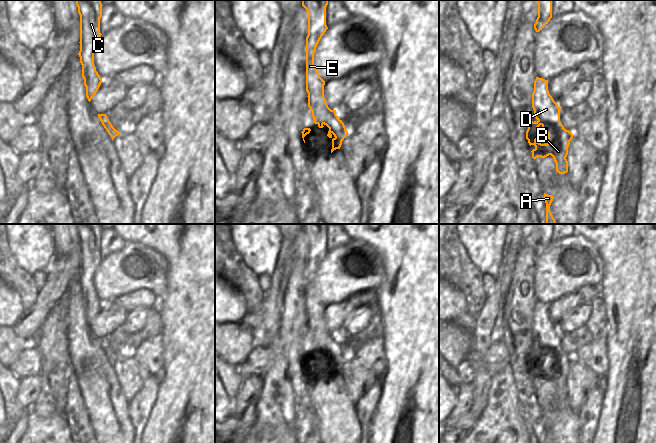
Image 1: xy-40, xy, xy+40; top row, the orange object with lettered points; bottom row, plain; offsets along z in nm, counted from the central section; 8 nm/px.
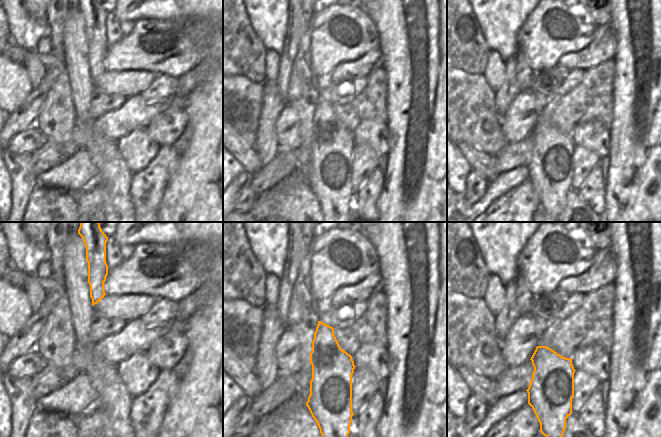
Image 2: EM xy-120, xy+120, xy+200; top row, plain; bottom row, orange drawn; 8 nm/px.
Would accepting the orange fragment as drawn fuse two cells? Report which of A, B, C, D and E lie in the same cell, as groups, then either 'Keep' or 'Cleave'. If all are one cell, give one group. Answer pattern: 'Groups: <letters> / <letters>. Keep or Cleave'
Groups: A B C D E. Keep.

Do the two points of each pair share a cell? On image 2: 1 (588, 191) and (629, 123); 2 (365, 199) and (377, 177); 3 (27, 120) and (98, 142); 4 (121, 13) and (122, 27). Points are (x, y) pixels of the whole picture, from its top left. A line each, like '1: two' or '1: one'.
1: two
2: one
3: two
4: two

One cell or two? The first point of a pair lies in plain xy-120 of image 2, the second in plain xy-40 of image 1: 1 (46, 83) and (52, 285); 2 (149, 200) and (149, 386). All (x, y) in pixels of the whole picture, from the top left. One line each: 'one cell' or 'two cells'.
1: one cell
2: one cell

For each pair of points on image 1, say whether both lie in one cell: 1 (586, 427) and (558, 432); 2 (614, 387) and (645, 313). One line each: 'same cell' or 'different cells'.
1: different cells
2: same cell

